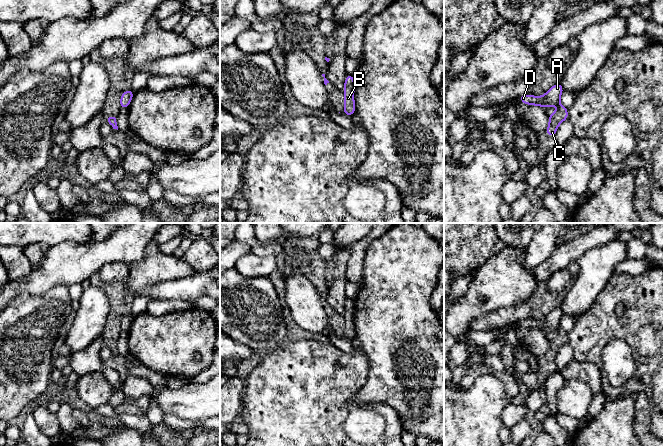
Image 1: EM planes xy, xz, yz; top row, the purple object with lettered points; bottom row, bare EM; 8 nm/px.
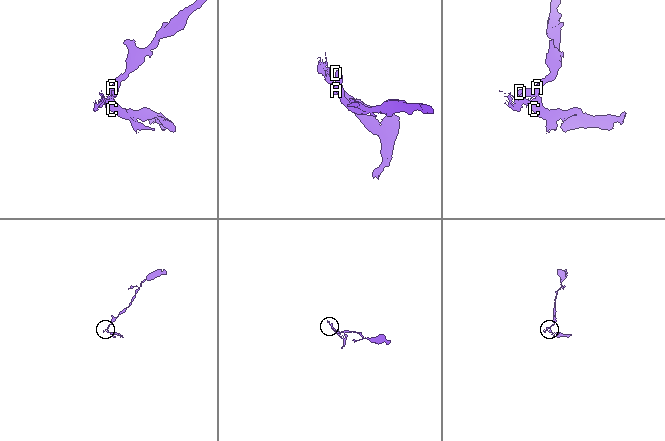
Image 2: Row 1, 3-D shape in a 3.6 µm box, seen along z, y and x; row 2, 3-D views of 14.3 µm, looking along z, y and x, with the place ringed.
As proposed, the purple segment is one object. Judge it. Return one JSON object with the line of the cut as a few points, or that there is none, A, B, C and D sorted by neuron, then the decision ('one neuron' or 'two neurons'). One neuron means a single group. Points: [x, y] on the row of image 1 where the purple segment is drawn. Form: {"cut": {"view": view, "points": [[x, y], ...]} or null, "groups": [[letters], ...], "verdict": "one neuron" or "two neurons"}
{"cut": {"view": "yz", "points": [[559, 103], [557, 104]]}, "groups": [["A", "B", "D"], ["C"]], "verdict": "two neurons"}

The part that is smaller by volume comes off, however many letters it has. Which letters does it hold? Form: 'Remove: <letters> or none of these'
Remove: C

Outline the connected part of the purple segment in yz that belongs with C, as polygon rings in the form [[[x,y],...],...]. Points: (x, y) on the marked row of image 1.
[[[558,104],[554,114],[547,114],[549,118],[549,125],[545,133],[554,138],[559,124],[568,119],[568,109],[561,104]]]

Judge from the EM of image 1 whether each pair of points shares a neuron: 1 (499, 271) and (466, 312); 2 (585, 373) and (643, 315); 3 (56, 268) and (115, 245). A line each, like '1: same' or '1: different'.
1: same
2: different
3: same

